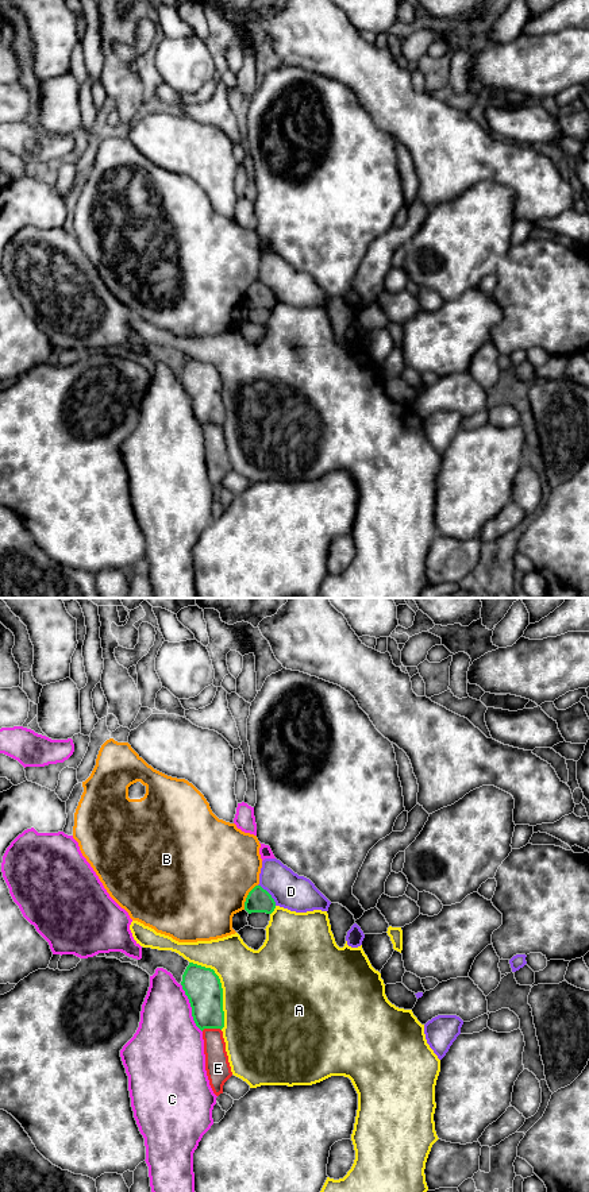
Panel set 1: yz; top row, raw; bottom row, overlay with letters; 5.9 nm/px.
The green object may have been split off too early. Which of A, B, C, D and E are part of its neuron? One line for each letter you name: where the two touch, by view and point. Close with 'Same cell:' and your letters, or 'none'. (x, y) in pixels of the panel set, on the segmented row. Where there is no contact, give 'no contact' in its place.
Same cell: none

